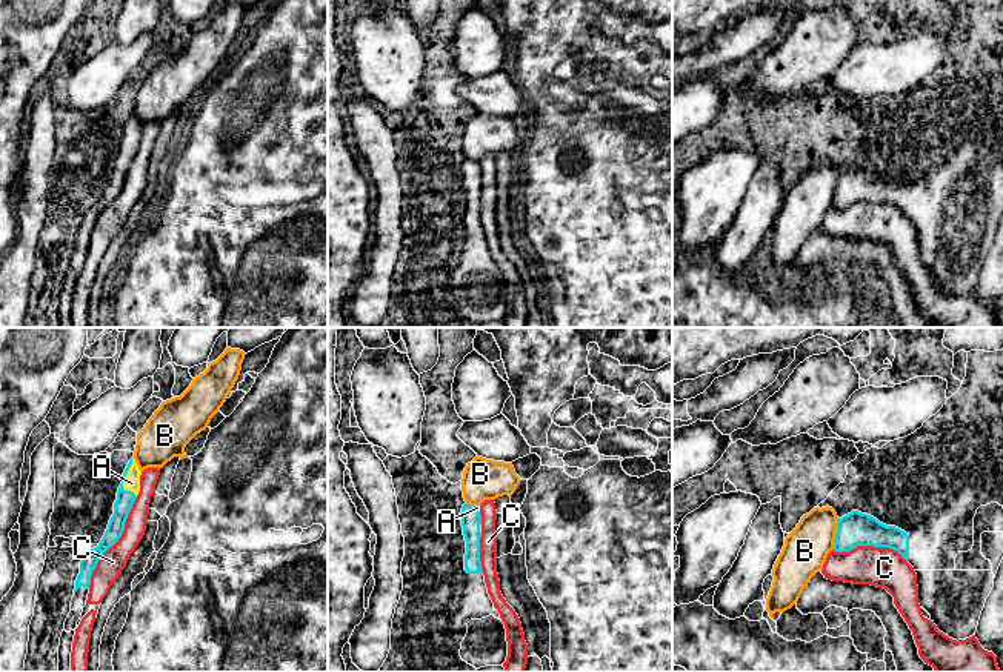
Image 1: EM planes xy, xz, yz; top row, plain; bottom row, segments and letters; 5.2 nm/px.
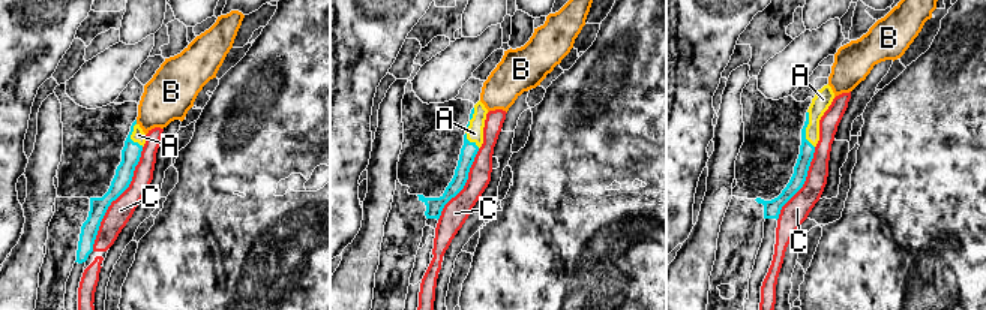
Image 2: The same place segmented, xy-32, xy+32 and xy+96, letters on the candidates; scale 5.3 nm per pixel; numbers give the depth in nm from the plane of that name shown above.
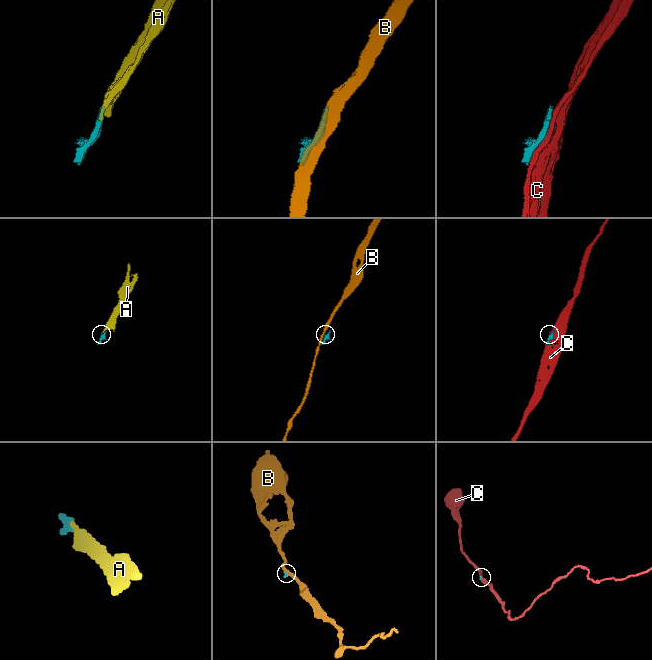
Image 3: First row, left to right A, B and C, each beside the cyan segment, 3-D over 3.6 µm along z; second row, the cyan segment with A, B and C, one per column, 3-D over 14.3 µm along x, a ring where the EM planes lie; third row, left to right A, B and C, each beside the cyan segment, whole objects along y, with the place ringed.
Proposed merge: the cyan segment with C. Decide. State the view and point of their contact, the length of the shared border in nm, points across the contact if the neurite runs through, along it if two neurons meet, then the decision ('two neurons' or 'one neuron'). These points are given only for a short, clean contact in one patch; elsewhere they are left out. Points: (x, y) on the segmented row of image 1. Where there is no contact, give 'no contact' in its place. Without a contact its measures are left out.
xy (114, 543) | 550 nm | two neurons

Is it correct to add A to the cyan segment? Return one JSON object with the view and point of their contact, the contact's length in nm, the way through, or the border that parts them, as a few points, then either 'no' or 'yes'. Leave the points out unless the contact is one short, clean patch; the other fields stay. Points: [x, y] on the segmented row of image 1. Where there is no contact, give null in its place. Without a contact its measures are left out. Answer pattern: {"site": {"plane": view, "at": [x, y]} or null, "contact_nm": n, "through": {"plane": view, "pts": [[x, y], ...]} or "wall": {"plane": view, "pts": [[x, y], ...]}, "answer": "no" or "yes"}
{"site": {"plane": "xy", "at": [123, 480]}, "contact_nm": 200, "through": {"plane": "xy", "pts": [[125, 499], [123, 480], [131, 483]]}, "answer": "yes"}

